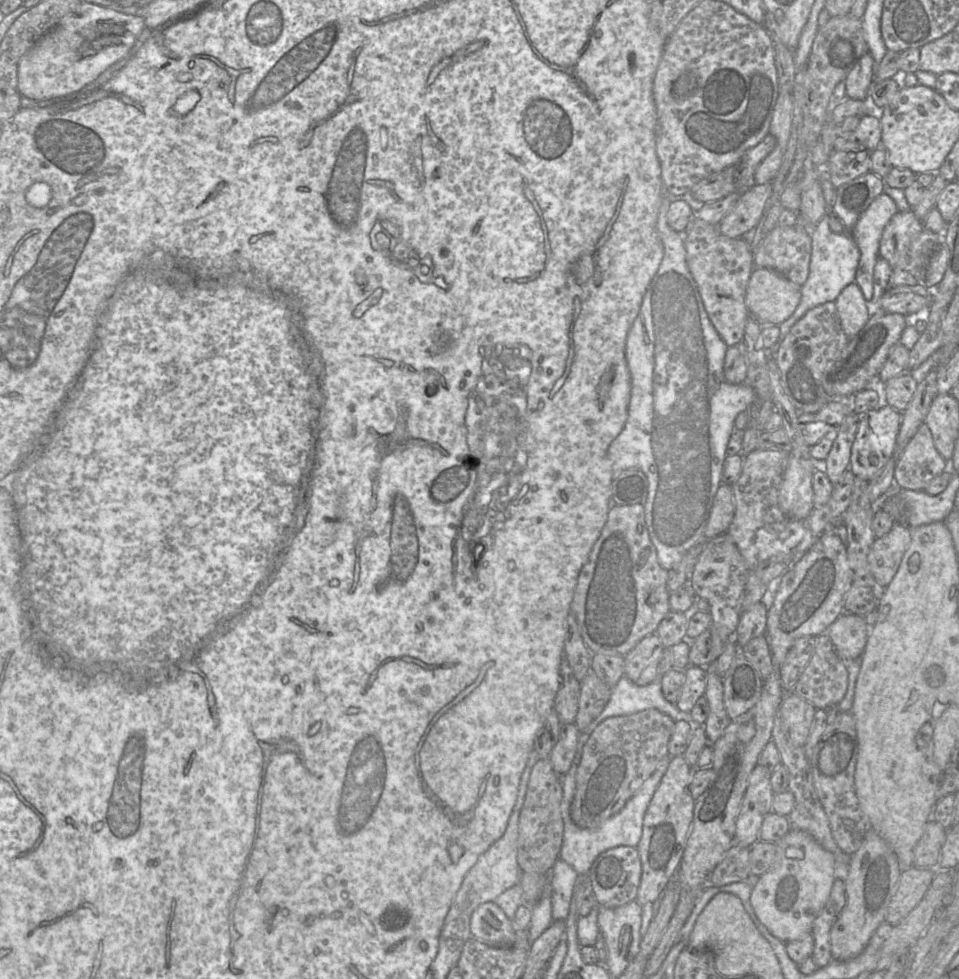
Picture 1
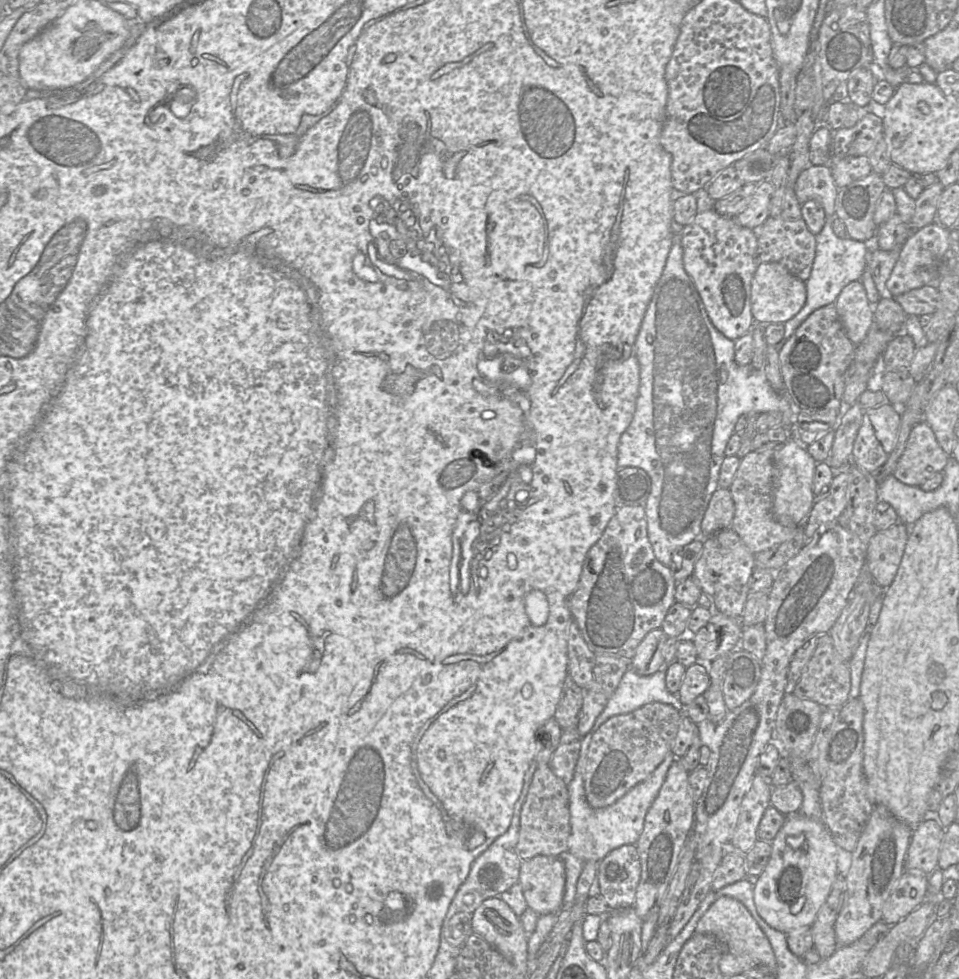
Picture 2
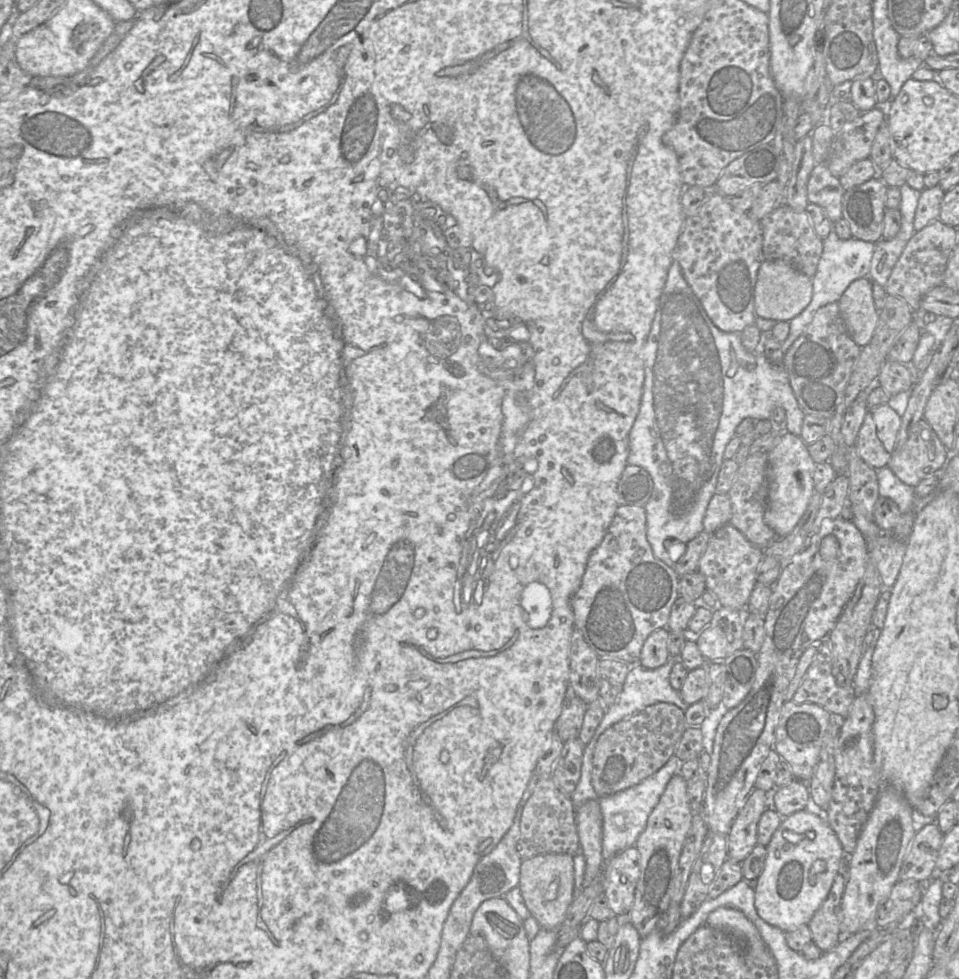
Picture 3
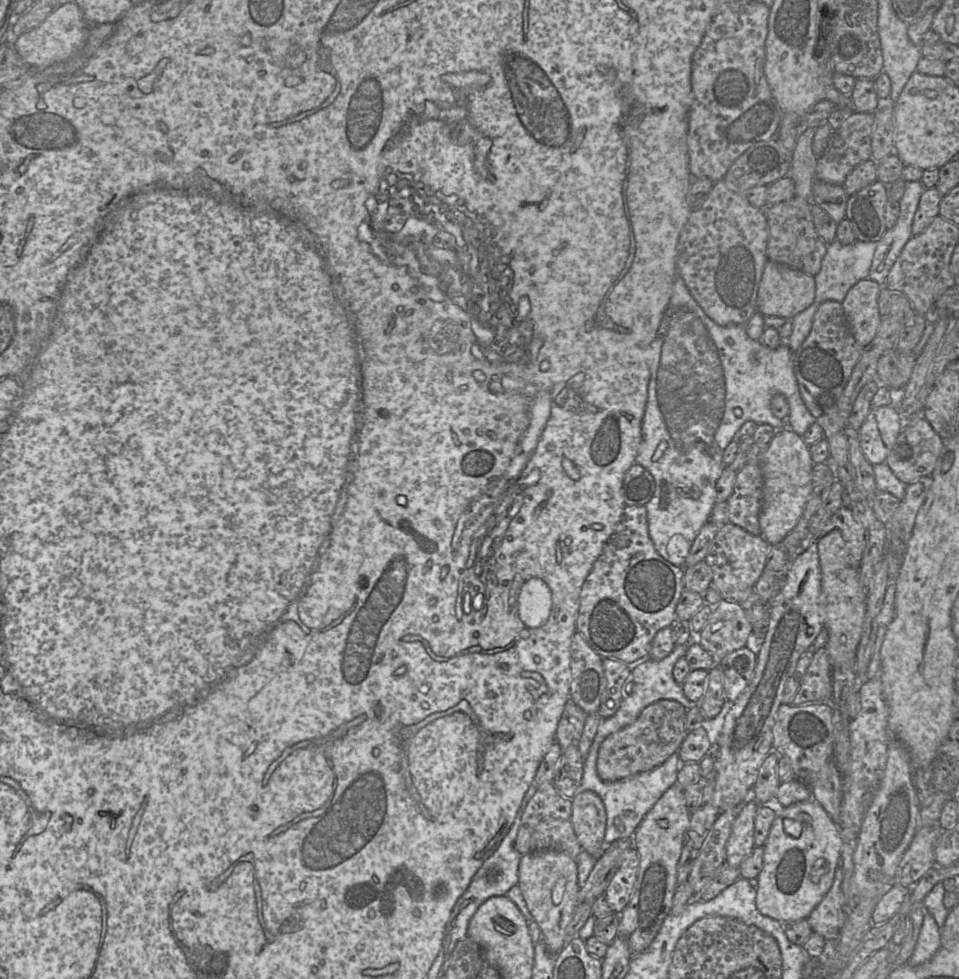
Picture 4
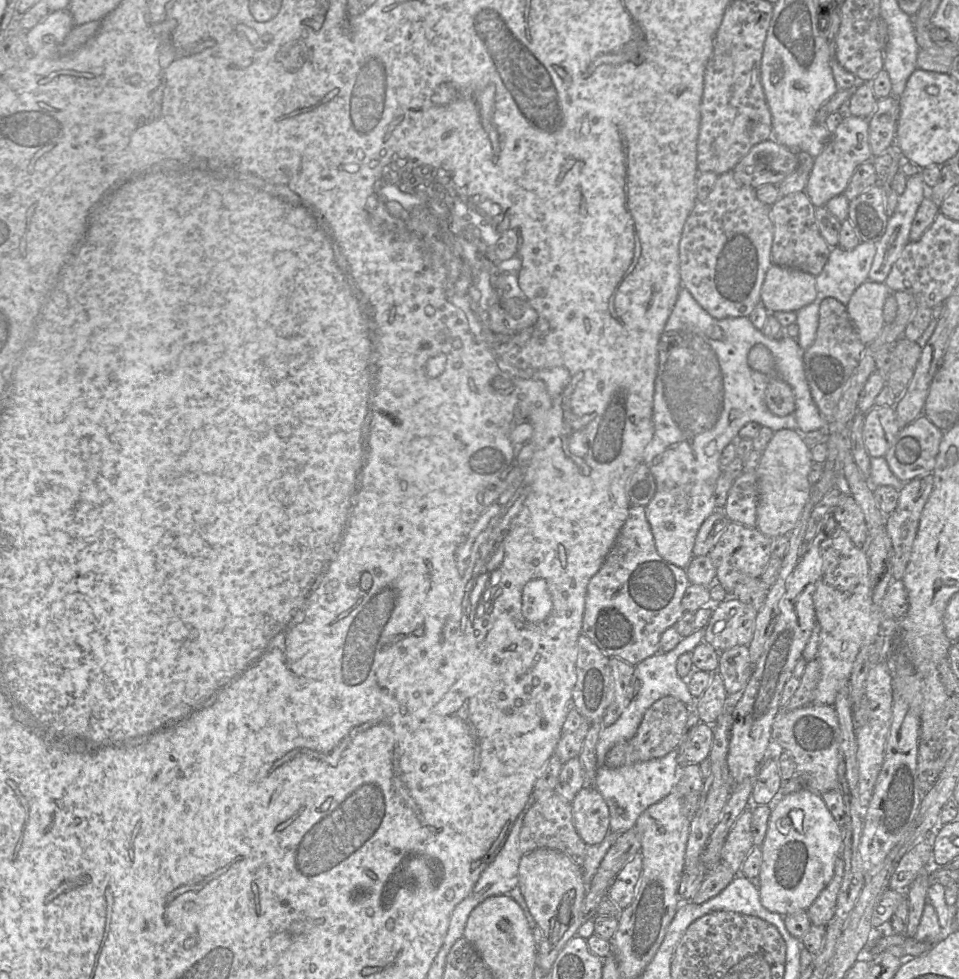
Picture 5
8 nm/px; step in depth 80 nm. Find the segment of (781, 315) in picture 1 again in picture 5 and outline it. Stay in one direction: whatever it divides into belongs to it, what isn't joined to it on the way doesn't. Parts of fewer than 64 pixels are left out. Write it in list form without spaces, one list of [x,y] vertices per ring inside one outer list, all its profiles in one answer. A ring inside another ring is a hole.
[[[773,263],[765,275],[760,301],[769,313],[797,312],[816,296],[814,275]]]

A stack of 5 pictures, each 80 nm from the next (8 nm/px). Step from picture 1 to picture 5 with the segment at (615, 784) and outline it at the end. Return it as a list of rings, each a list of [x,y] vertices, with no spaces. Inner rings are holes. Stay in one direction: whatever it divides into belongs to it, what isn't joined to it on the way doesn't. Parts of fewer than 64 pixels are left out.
[[[665,696],[654,702],[645,712],[635,735],[612,746],[606,753],[605,766],[616,769],[625,765],[661,758],[676,750],[681,741],[690,708],[673,696]]]

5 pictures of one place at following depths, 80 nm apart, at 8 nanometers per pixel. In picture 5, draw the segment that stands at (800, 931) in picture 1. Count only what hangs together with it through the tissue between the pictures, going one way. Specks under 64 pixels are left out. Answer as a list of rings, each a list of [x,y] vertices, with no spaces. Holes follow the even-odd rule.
[[[809,788],[780,795],[773,804],[763,805],[770,807],[771,814],[760,847],[760,902],[770,912],[782,916],[806,911],[834,876],[835,862],[843,846],[842,831],[821,794]],[[784,817],[790,819],[787,826],[779,824]]]

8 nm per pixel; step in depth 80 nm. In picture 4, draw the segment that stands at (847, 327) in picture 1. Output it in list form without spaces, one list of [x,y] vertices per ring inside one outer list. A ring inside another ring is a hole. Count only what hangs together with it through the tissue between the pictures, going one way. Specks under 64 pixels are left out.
[[[869,278],[860,280],[842,302],[852,334],[863,348],[872,342],[881,324],[878,305],[881,287]]]

